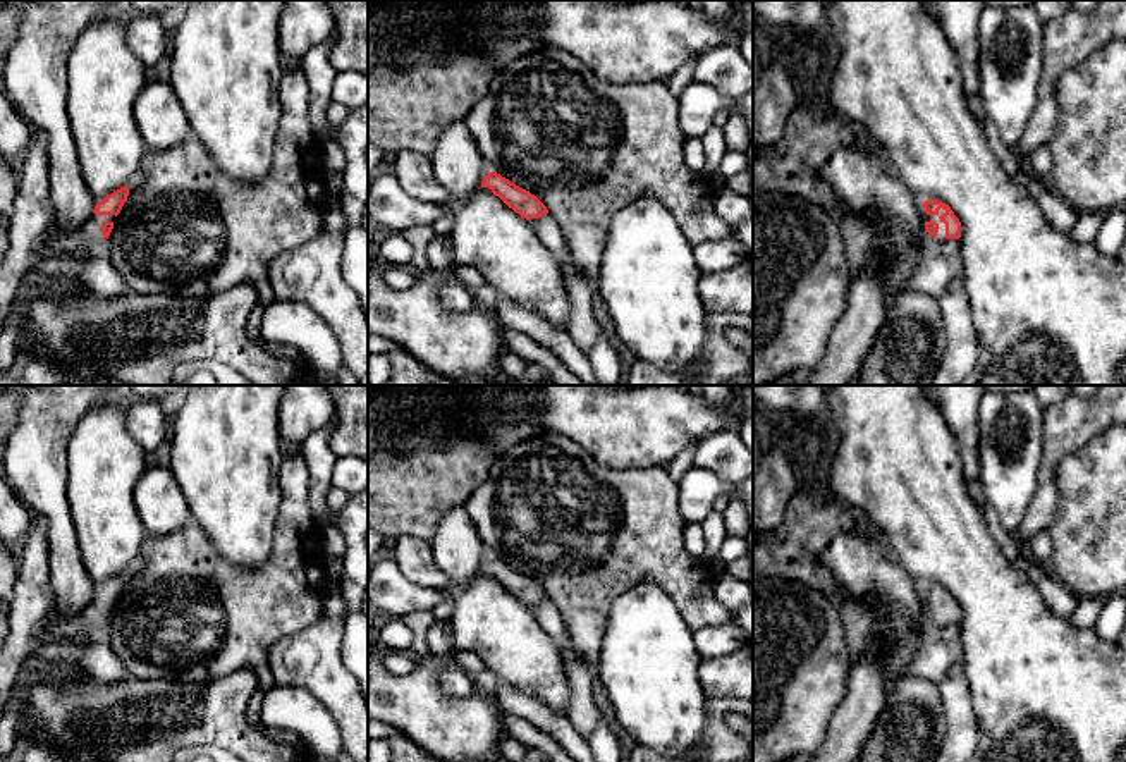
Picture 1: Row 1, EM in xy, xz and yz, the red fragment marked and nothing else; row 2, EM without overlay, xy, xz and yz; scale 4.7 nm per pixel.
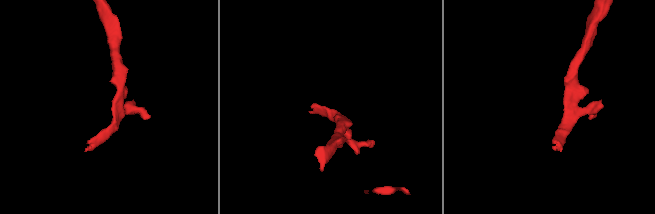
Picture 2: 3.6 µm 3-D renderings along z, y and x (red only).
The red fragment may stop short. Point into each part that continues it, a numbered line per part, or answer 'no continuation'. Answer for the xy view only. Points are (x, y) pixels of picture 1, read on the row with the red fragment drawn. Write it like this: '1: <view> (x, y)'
1: xy (33, 231)

